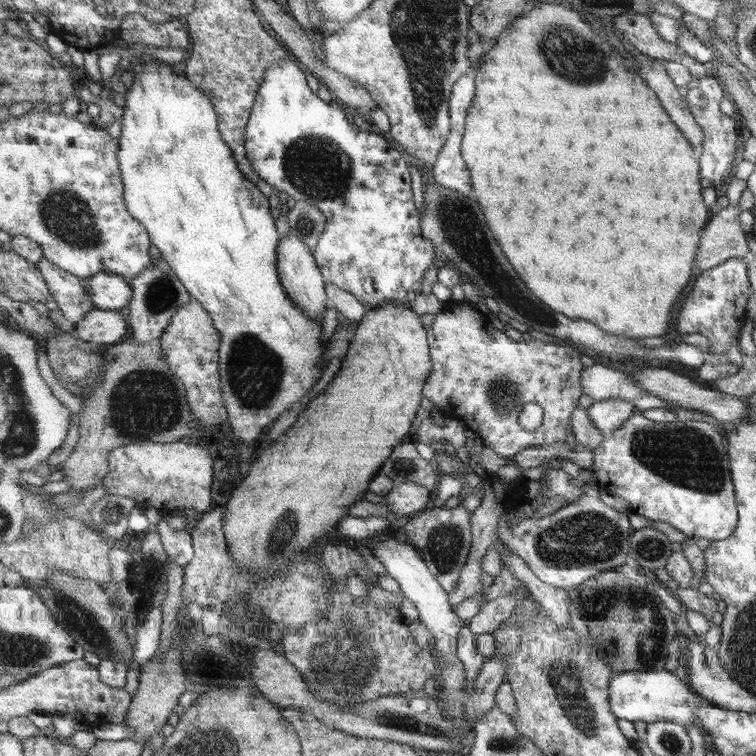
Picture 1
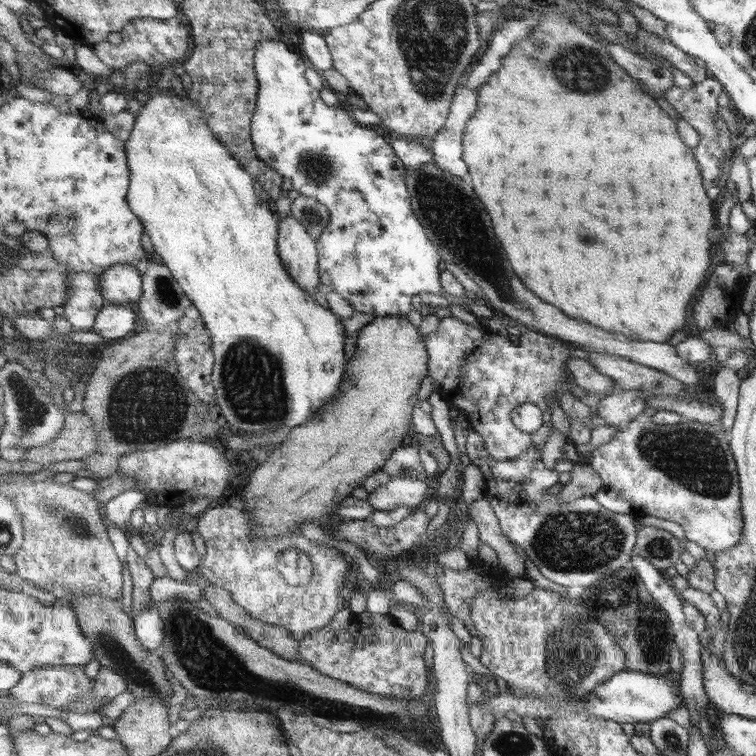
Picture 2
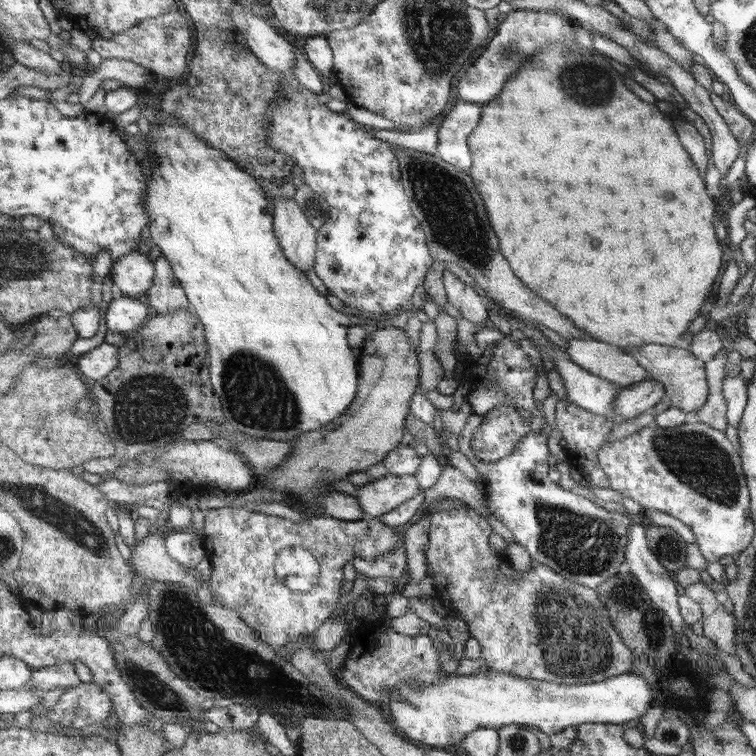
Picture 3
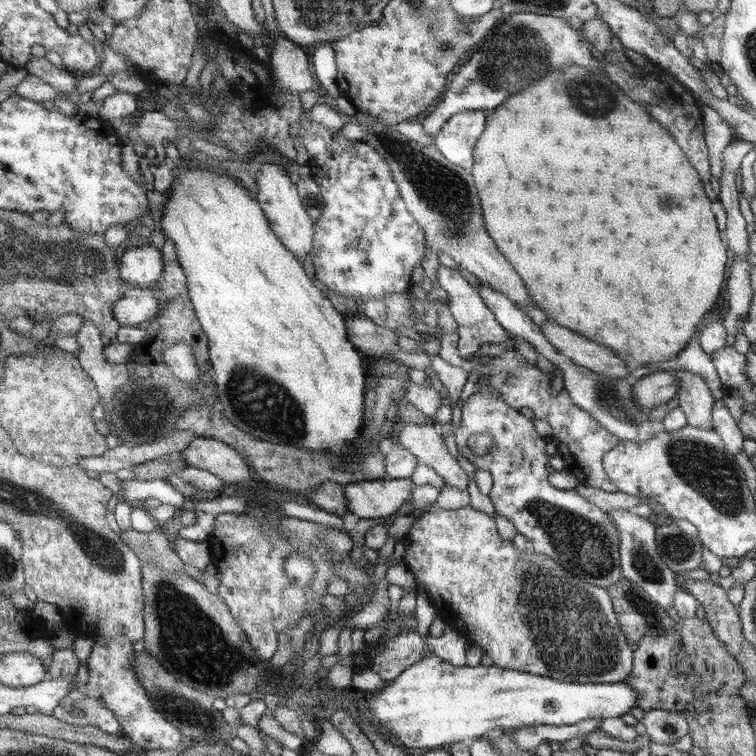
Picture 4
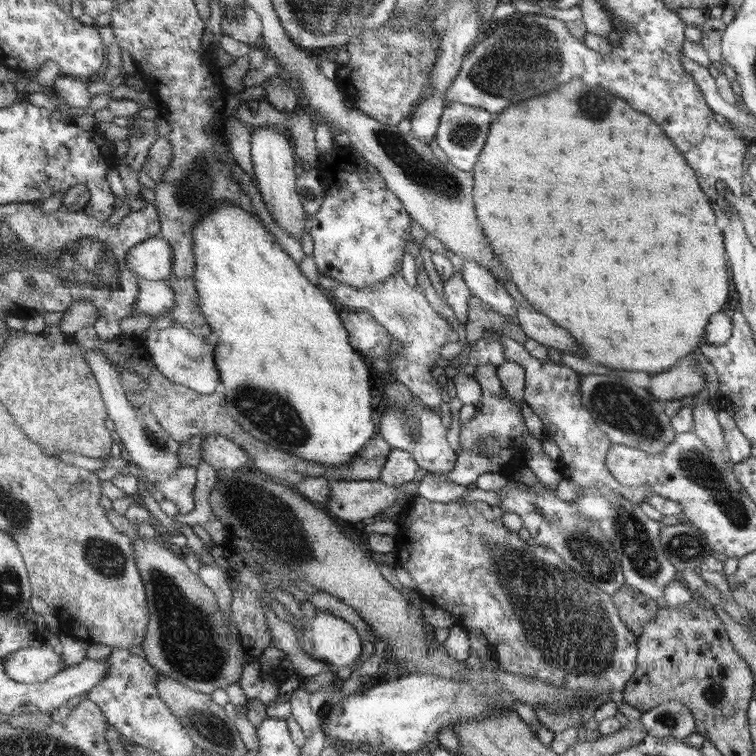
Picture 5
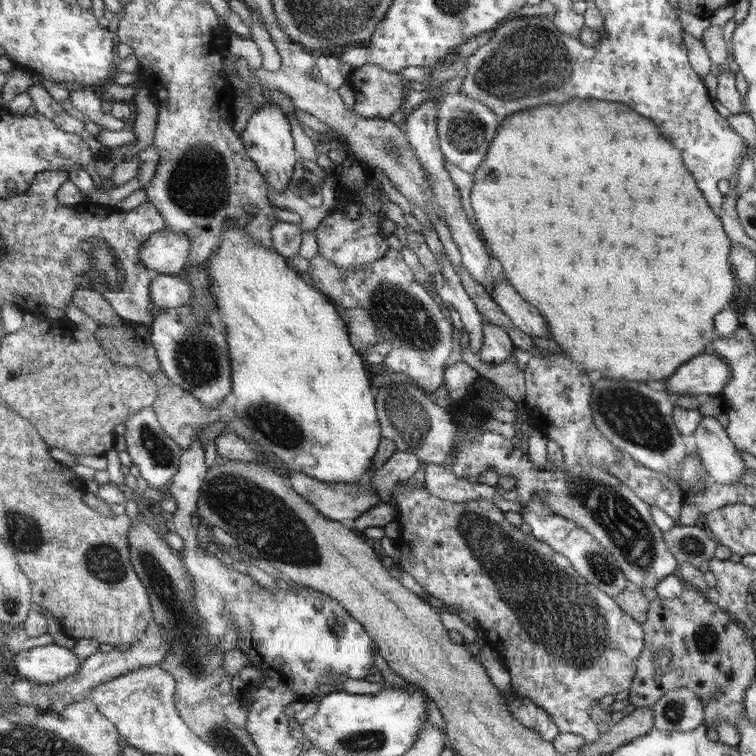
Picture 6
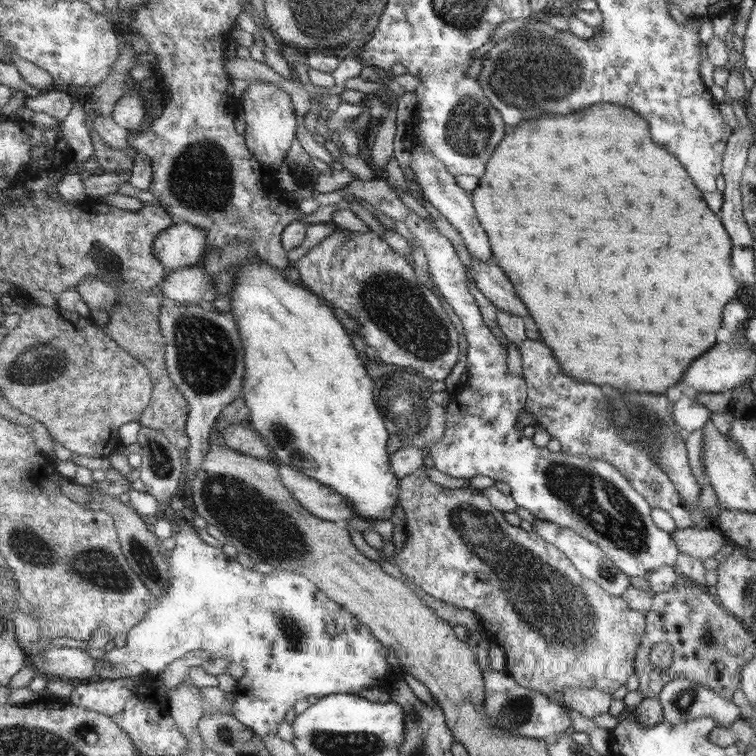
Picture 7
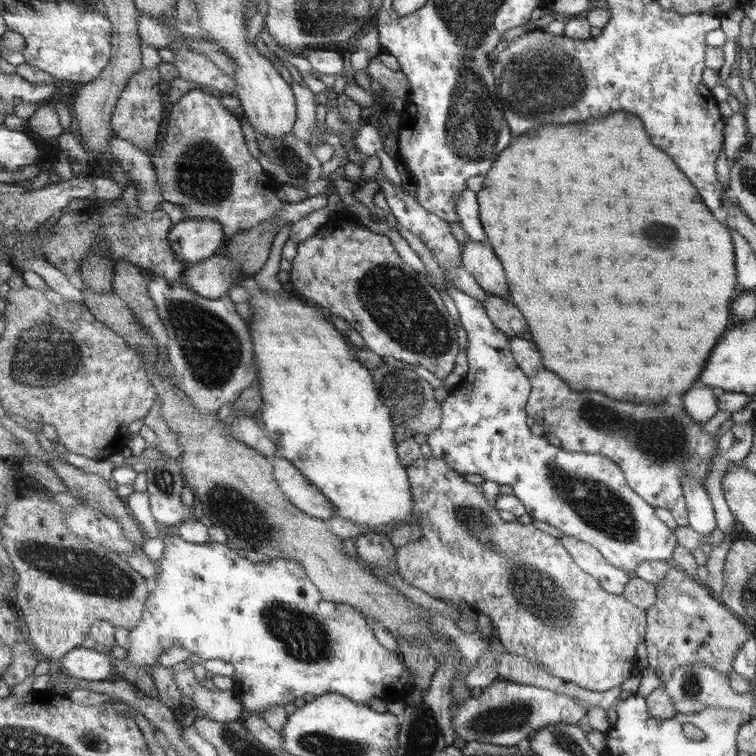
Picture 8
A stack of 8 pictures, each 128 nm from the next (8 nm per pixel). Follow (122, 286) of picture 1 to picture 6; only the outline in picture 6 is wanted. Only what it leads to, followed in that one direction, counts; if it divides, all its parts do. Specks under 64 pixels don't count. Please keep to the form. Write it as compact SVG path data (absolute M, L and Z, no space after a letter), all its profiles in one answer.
M163 230L153 233L141 246L137 258L158 274L177 275L185 272L191 256L191 239L185 233Z

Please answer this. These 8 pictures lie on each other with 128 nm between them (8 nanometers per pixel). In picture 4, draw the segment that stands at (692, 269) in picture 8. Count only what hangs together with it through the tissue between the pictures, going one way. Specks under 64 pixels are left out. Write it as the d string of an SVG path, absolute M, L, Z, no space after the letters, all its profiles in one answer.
M576 65L554 71L521 93L510 97L499 109L488 112L487 123L484 134L475 146L477 166L473 170L473 176L477 178L485 224L489 226L489 234L493 234L493 238L501 246L501 252L509 258L509 262L513 262L515 270L521 274L529 294L535 298L536 305L540 309L543 308L553 322L587 336L607 348L613 348L627 364L635 360L649 364L676 358L690 344L689 340L698 335L700 328L697 330L697 324L702 327L721 301L721 294L725 290L723 286L727 282L725 268L729 262L729 252L717 228L715 214L711 210L711 196L705 194L707 187L703 188L702 178L699 178L695 166L689 162L687 154L681 150L675 138L657 120L653 120L651 112L636 104L615 82L601 73L600 68L583 68Z

